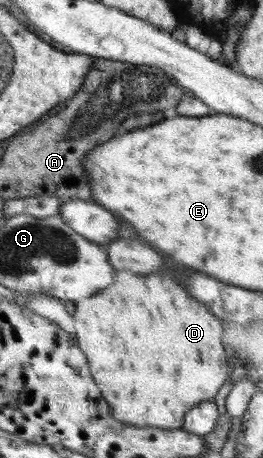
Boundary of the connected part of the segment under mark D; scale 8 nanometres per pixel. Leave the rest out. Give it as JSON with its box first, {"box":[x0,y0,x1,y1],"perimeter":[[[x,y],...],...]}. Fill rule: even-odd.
{"box":[74,271,229,429],"perimeter":[[[116,271],[114,284],[75,303],[74,334],[89,360],[90,372],[106,396],[110,415],[134,428],[182,429],[182,420],[201,402],[214,400],[229,377],[229,365],[222,344],[222,320],[186,292],[170,274],[134,276]]]}

